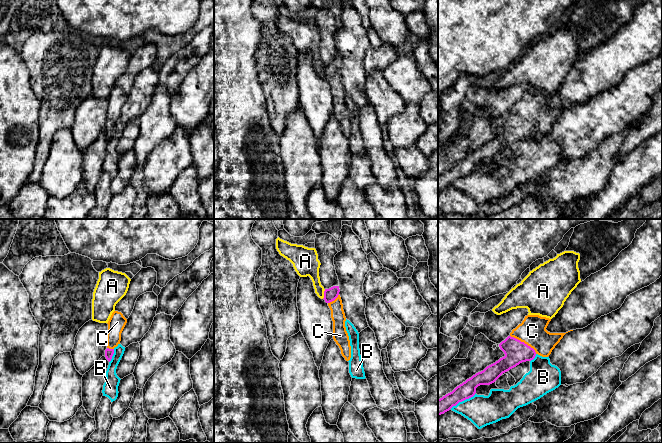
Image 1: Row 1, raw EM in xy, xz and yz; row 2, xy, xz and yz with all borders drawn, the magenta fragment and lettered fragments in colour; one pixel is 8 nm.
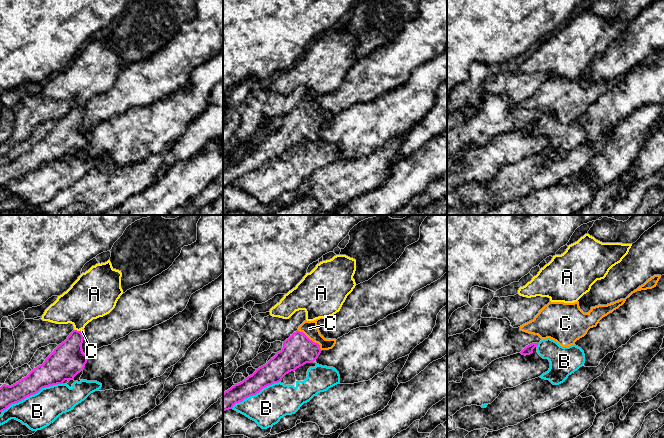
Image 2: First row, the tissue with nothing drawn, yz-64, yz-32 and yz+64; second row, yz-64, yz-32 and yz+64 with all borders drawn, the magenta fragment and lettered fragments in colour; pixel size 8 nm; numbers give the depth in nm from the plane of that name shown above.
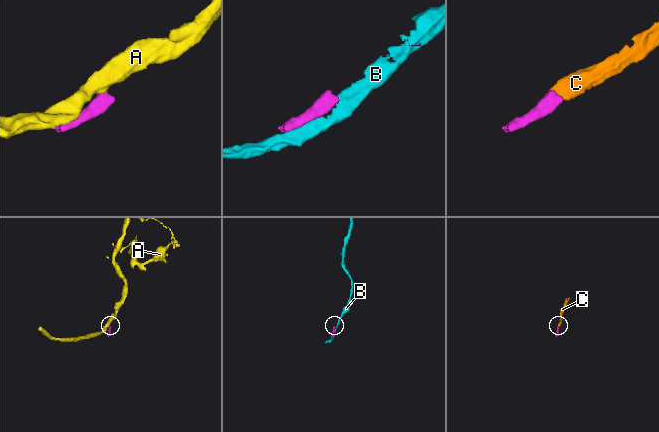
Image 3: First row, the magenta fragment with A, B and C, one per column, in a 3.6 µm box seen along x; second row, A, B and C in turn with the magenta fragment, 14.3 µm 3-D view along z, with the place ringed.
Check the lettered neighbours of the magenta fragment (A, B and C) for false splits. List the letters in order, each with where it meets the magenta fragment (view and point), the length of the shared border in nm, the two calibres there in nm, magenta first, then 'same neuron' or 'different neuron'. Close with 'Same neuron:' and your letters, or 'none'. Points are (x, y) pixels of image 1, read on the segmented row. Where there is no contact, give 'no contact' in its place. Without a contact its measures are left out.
A: meets magenta in xz at (324, 294); contact 80 nm long; 100 nm thick on the magenta side, 140 nm on the other; different neuron
B: meets magenta in yz at (462, 400); contact 240 nm long; 140 nm thick on the magenta side, 240 nm on the other; different neuron
C: meets magenta in yz at (523, 342); contact 260 nm long; 190 nm thick on the magenta side, 220 nm on the other; same neuron
Same neuron: C

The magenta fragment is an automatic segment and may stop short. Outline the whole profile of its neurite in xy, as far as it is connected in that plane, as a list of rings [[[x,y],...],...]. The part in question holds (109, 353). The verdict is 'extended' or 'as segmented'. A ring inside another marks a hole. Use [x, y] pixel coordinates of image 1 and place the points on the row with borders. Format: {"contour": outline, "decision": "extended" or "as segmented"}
{"contour": [[[114,311],[108,321],[107,349],[105,357],[110,362],[114,354],[114,348],[120,344],[121,333],[127,323],[127,319],[121,312]]], "decision": "extended"}

